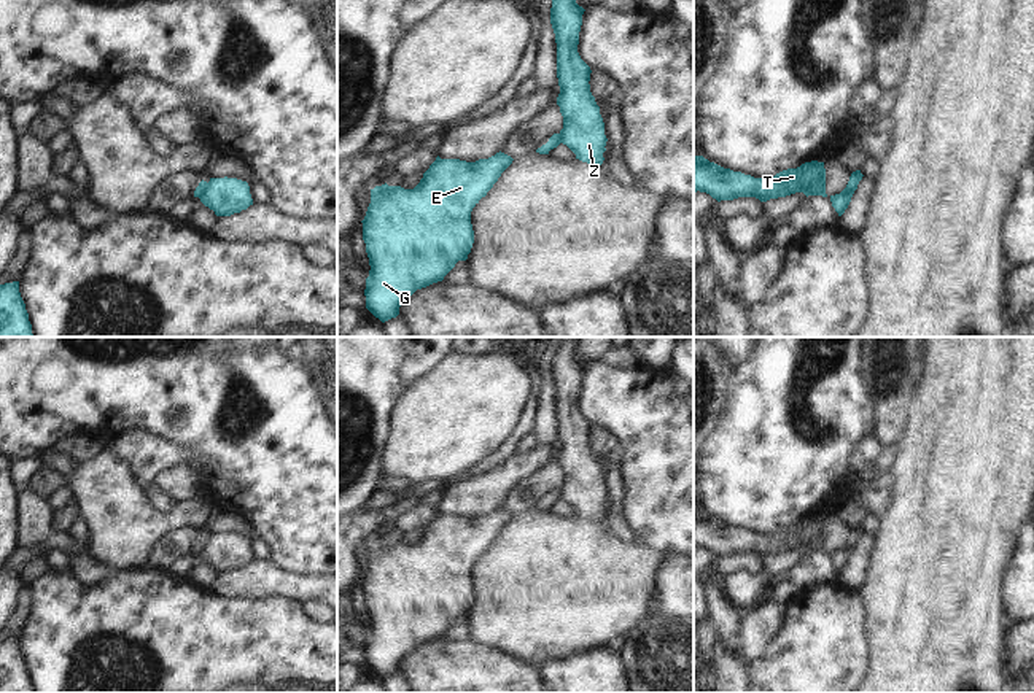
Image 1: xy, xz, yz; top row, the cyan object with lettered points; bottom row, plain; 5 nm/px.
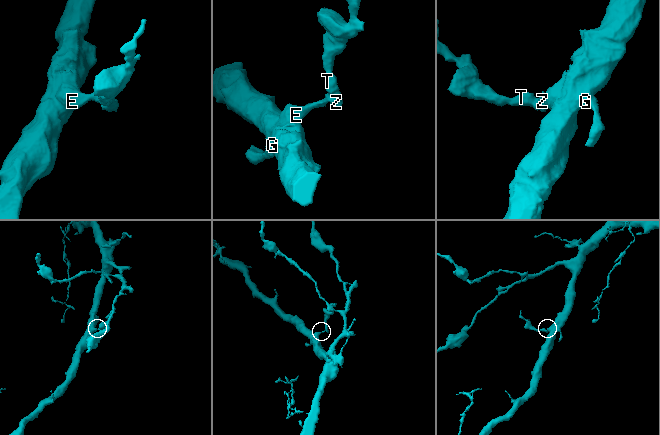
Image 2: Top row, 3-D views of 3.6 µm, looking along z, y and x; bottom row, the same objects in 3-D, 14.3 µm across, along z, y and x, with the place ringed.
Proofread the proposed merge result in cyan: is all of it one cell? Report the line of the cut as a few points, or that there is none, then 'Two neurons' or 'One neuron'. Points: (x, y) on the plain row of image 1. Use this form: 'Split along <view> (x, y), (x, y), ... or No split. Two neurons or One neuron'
Split along xz (557, 490), (562, 498). Two neurons

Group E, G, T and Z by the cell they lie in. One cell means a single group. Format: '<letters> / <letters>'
E G / T Z

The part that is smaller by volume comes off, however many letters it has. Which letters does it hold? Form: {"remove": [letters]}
{"remove": ["T", "Z"]}

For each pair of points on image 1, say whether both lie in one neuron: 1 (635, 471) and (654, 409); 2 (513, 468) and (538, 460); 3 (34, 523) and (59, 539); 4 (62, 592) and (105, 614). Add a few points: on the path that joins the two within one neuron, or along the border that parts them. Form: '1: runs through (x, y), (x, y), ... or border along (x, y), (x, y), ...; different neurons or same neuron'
1: runs through (651, 455), (654, 452), (654, 425); same neuron
2: runs through (519, 468), (532, 463); same neuron
3: runs through (40, 530), (53, 539); same neuron
4: runs through (73, 603), (85, 614), (94, 614); same neuron

